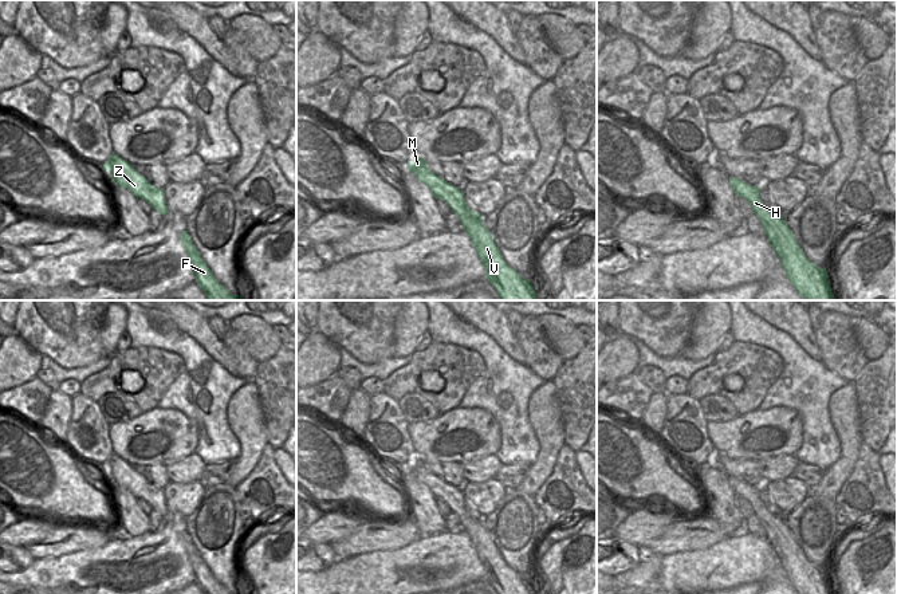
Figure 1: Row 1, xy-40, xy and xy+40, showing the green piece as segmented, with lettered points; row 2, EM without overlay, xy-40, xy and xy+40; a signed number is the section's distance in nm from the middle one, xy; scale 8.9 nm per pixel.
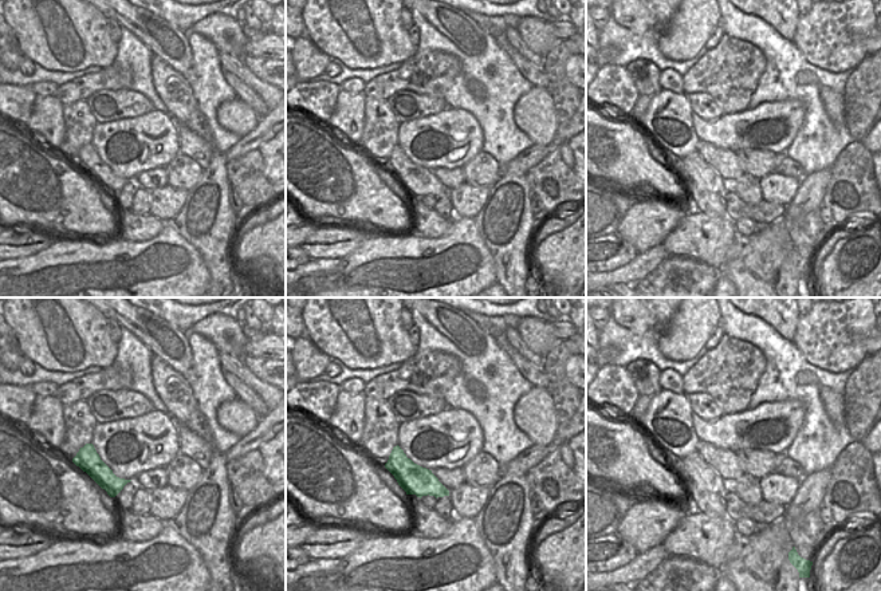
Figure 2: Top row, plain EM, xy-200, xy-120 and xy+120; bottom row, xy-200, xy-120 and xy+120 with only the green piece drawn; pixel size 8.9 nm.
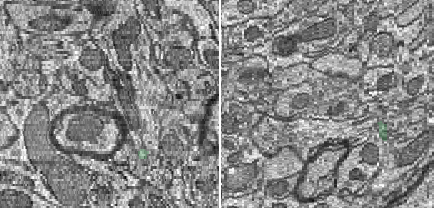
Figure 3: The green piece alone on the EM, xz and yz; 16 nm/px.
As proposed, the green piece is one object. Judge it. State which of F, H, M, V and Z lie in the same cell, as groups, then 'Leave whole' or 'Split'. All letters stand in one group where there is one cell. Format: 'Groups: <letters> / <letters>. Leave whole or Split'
Groups: F H M V Z. Leave whole

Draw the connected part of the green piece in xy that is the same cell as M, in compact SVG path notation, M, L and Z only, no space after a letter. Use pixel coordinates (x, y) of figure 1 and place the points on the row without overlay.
M420 456L410 460L408 469L432 491L436 499L446 501L451 511L459 516L485 569L485 579L497 594L536 594L530 579L523 579L505 563L481 515L469 510L460 488L436 476Z

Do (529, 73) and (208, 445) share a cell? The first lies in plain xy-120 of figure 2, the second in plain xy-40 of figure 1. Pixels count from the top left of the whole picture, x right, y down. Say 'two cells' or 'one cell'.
two cells

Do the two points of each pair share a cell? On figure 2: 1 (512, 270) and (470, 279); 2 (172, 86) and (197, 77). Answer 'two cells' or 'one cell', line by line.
1: two cells
2: two cells

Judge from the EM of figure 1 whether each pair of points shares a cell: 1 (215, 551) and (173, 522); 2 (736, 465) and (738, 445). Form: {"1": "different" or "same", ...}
{"1": "different", "2": "different"}

